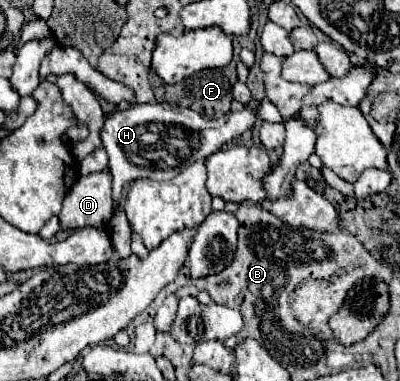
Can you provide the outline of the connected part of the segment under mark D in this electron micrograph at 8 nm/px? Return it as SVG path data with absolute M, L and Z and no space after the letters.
M110 170L82 176L64 198L60 224L62 228L102 226L104 230L110 230L108 220L112 216L112 204Z

